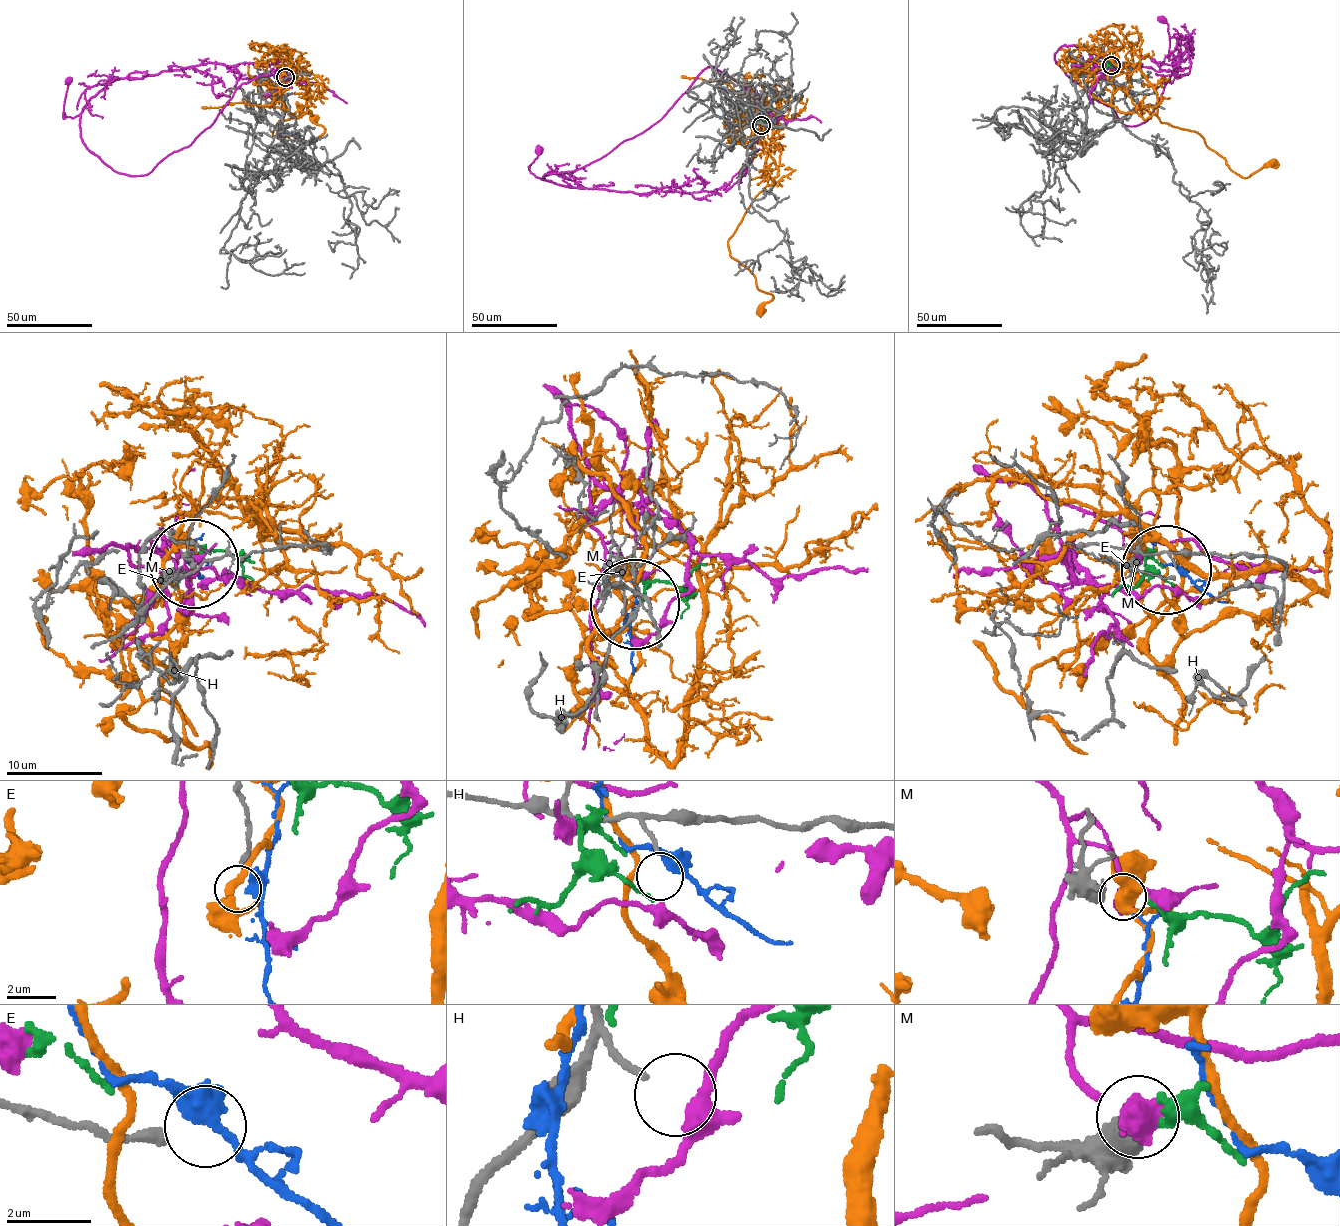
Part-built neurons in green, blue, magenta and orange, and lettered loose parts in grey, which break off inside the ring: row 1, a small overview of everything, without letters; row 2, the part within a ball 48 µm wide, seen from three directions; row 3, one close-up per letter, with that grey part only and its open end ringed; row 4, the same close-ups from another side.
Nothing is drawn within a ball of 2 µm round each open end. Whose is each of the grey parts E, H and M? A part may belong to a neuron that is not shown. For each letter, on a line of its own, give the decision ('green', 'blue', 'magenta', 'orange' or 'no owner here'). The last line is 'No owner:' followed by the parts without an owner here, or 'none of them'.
E: no owner here
H: no owner here
M: green
No owner: E, H

